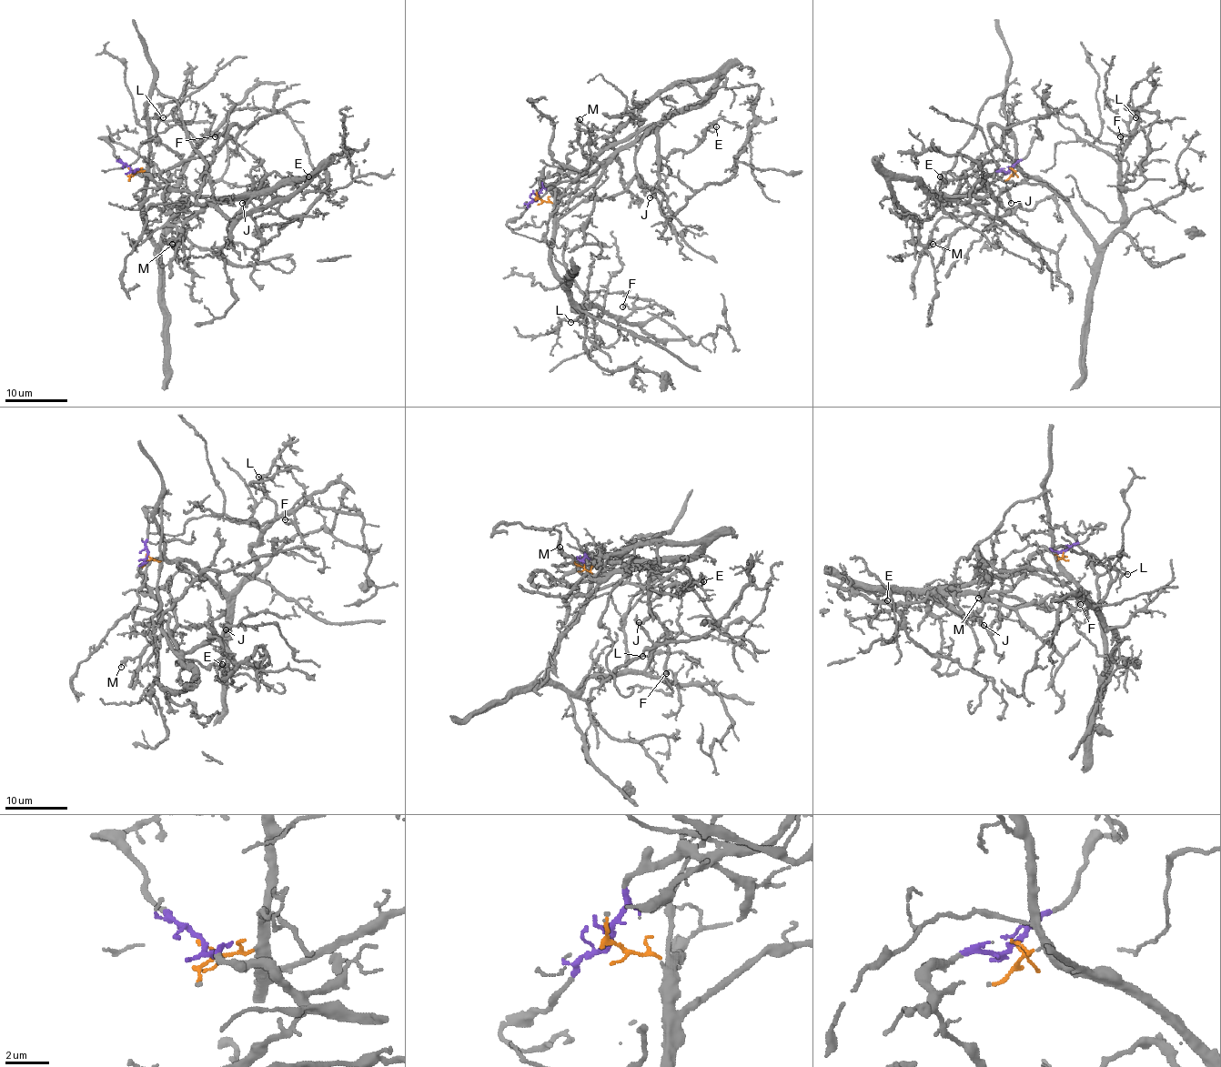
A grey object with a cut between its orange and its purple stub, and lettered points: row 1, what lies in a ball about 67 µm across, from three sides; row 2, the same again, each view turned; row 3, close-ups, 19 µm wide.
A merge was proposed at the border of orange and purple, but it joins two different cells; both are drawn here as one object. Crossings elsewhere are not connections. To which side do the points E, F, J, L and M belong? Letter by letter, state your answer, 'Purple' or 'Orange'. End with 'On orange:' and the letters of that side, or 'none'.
E: Purple
F: Orange
J: Purple
L: Orange
M: Purple
On orange: F, L

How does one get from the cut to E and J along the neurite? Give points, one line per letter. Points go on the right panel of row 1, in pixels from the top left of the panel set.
E: (1011, 168), (989, 174), (983, 188), (947, 197), (965, 196), (971, 185), (964, 173), (943, 182), (939, 176)
J: (1011, 168), (989, 174), (983, 188), (963, 196), (947, 197), (999, 196), (1004, 191), (1011, 202)

